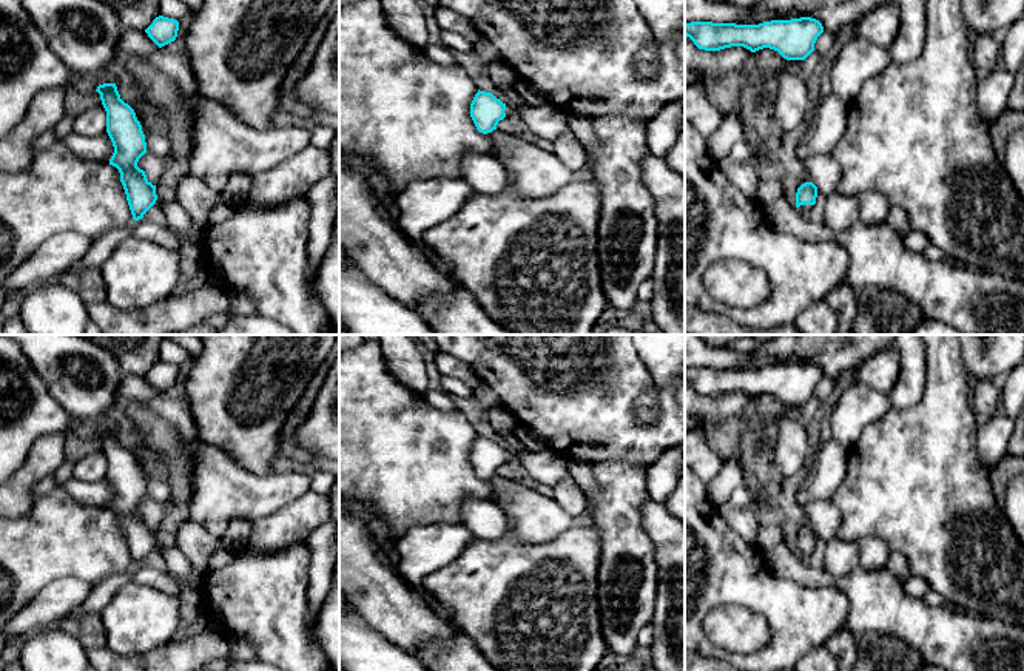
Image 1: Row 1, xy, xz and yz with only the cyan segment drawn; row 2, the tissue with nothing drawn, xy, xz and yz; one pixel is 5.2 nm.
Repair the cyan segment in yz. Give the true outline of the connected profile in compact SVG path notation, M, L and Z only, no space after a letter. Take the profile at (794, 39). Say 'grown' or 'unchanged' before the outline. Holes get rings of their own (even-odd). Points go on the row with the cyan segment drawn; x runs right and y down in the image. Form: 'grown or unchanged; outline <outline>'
unchanged; outline M811 17L771 20L759 25L712 22L685 25L685 35L699 49L720 51L731 46L743 46L756 52L770 48L787 60L805 60L814 51L814 43L822 32L822 23Z

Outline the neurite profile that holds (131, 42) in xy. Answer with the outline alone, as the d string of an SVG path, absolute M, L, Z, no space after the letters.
M123 31L117 52L122 59L130 56L150 57L159 46L145 31Z

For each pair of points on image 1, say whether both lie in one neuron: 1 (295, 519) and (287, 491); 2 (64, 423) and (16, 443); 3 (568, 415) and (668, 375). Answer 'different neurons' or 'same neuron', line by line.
1: different neurons
2: same neuron
3: different neurons

